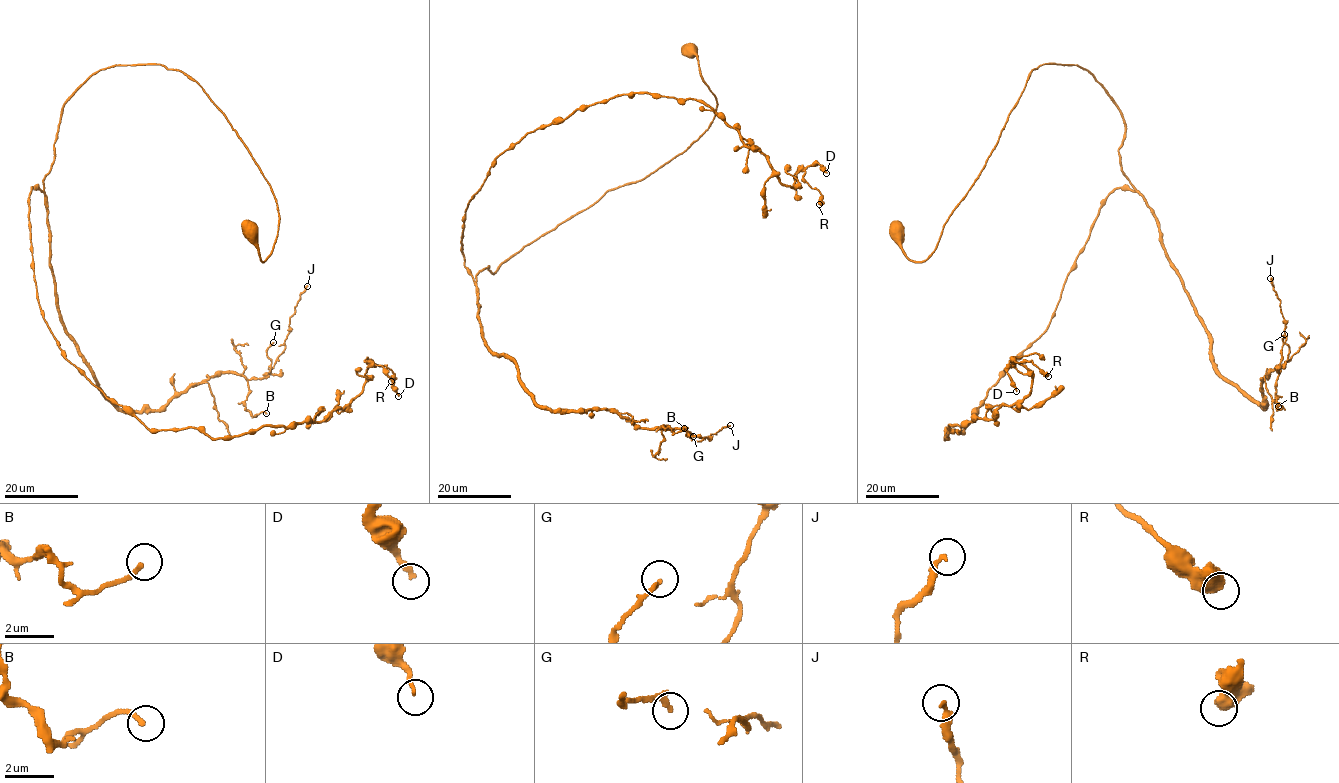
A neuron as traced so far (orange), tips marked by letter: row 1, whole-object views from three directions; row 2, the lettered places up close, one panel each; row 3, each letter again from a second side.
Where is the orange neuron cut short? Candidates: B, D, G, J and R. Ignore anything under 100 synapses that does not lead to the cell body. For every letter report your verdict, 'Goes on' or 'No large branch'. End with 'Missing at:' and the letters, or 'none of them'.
B: No large branch
D: No large branch
G: No large branch
J: No large branch
R: No large branch
Missing at: none of them

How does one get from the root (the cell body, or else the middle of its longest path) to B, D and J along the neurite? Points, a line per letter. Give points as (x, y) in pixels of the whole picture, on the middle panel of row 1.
B: (688, 51), (717, 103), (700, 137), (483, 269), (475, 285), (486, 345), (516, 365), (538, 405), (684, 428)
D: (688, 51), (717, 103), (696, 141), (475, 282), (491, 164), (616, 96), (703, 101), (787, 186), (826, 173)
J: (688, 51), (716, 97), (710, 126), (483, 269), (477, 317), (540, 405), (695, 441), (730, 425)

